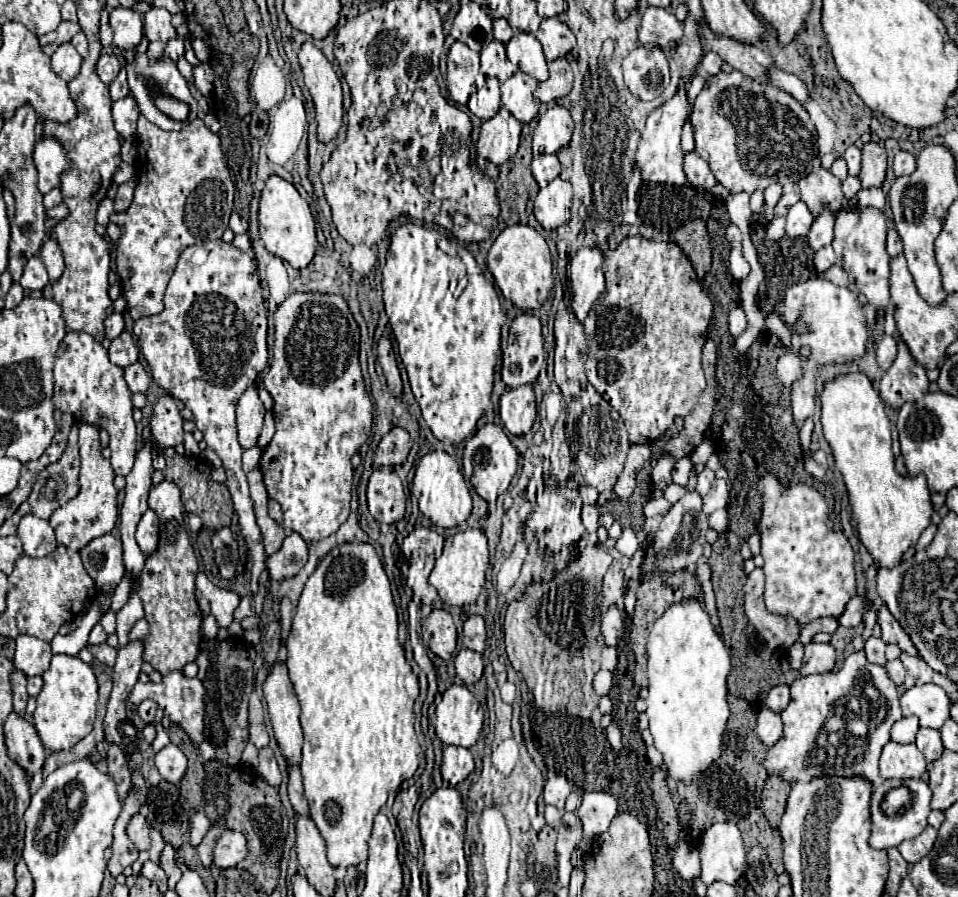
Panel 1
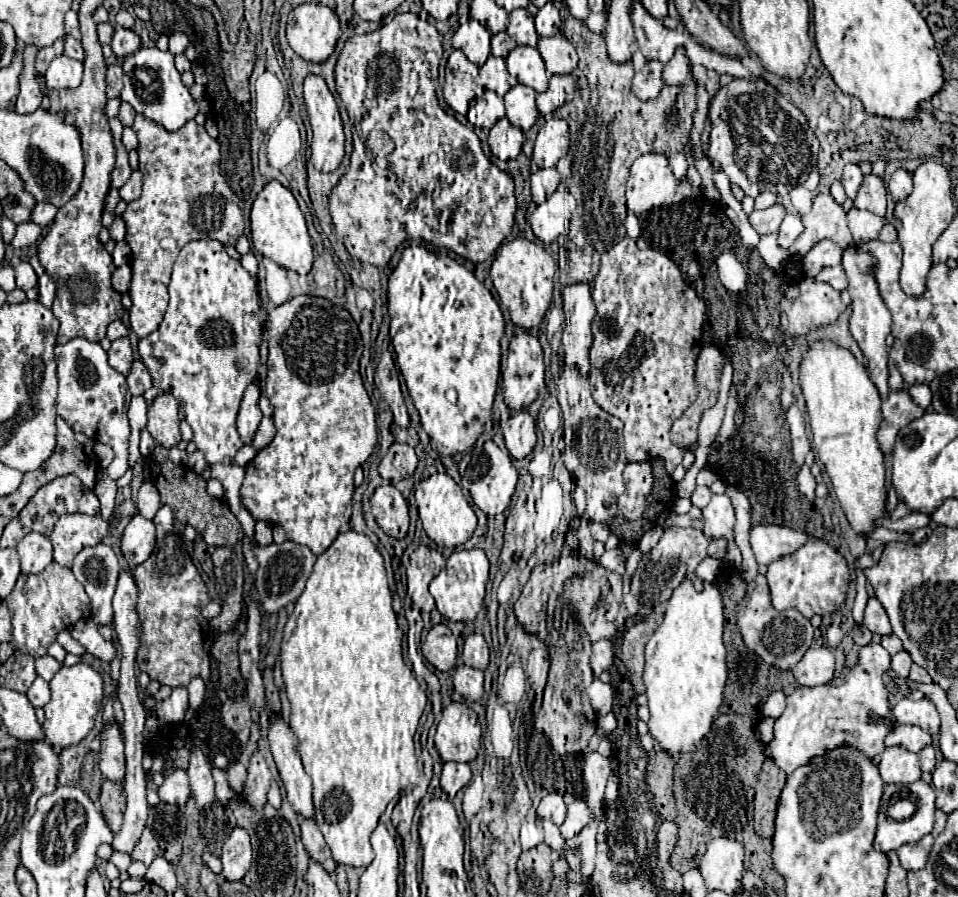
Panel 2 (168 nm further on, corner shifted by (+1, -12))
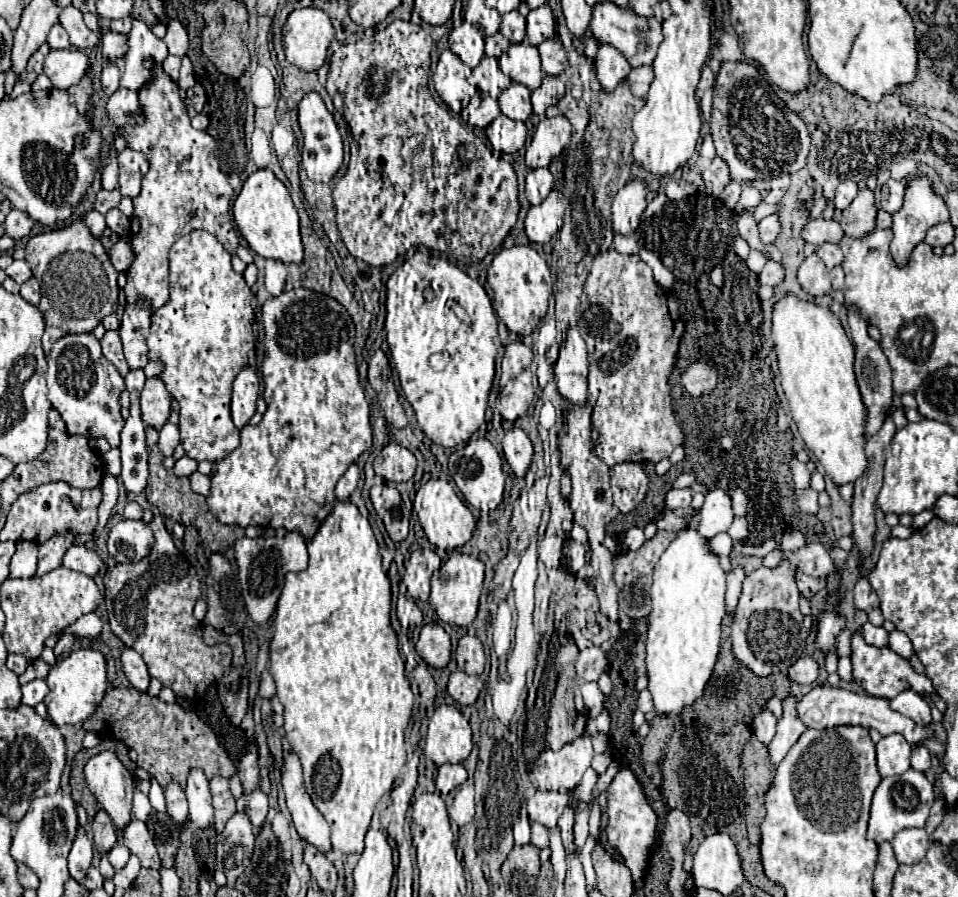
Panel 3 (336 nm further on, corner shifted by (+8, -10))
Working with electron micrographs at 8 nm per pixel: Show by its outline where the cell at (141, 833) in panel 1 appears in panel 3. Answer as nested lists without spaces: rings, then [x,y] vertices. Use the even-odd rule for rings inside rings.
[[[132,820],[128,826],[126,826],[126,832],[124,832],[124,846],[130,850],[130,854],[136,854],[142,862],[144,868],[160,868],[160,858],[158,858],[158,852],[156,852],[156,846],[148,834],[148,828],[144,822],[140,820]]]

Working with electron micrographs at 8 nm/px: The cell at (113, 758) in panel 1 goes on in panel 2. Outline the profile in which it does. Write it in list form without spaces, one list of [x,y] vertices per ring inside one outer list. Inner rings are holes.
[[[109,780],[103,782],[99,806],[101,806],[101,814],[105,816],[105,822],[109,824],[109,828],[117,832],[121,828],[123,812],[125,812],[125,792],[121,784],[113,784]]]

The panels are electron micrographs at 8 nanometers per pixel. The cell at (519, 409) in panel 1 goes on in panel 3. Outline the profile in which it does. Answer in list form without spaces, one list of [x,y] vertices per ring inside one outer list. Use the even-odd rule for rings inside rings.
[[[512,424],[504,432],[502,450],[504,450],[504,458],[510,464],[512,472],[516,476],[524,476],[524,472],[528,470],[528,466],[532,462],[532,454],[534,454],[534,448],[532,448],[528,434],[522,428]]]

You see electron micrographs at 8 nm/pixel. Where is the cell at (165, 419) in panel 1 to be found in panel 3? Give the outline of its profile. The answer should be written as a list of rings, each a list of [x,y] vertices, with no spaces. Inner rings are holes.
[[[160,378],[146,380],[140,396],[142,422],[154,430],[162,430],[170,416],[170,394]]]

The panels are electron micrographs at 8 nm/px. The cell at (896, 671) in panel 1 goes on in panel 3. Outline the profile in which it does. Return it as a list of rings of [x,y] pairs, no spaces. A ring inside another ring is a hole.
[[[894,630],[892,634],[890,634],[890,644],[888,644],[888,648],[892,650],[892,652],[896,652],[898,656],[902,656],[902,658],[910,658],[914,652],[912,652],[912,644],[910,644],[910,640],[906,638],[906,634],[902,634],[902,632],[898,632],[898,630]]]

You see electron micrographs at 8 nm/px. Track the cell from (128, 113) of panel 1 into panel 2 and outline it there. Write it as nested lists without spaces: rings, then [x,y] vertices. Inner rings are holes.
[[[121,102],[121,108],[119,108],[119,120],[121,120],[123,126],[131,126],[135,114],[137,114],[137,112],[133,112],[133,106],[131,106],[131,104]]]

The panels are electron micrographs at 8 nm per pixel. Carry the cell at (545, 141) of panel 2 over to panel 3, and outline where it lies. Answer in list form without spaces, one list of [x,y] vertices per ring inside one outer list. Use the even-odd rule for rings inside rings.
[[[566,116],[544,118],[532,136],[530,146],[526,148],[526,164],[530,168],[548,166],[570,142],[570,122]]]

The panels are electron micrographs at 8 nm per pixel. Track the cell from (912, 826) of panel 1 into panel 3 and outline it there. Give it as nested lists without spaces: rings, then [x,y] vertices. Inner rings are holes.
[[[908,770],[902,776],[890,776],[884,778],[872,798],[872,810],[870,810],[870,822],[868,822],[868,838],[876,844],[884,840],[892,840],[900,830],[904,828],[924,828],[930,808],[934,802],[934,786],[928,782],[924,772]]]

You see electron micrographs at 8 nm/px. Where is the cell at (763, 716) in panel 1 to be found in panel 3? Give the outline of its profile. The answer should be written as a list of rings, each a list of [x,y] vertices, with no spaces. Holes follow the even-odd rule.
[[[766,708],[762,710],[754,722],[752,722],[752,734],[764,742],[764,744],[770,744],[772,738],[774,738],[774,732],[776,732],[776,716]]]

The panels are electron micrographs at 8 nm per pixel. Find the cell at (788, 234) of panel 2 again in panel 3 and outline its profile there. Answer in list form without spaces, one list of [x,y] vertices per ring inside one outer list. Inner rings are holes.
[[[772,214],[772,216],[766,216],[764,220],[760,220],[760,240],[764,244],[774,244],[778,234],[780,234],[780,218],[778,214]]]

